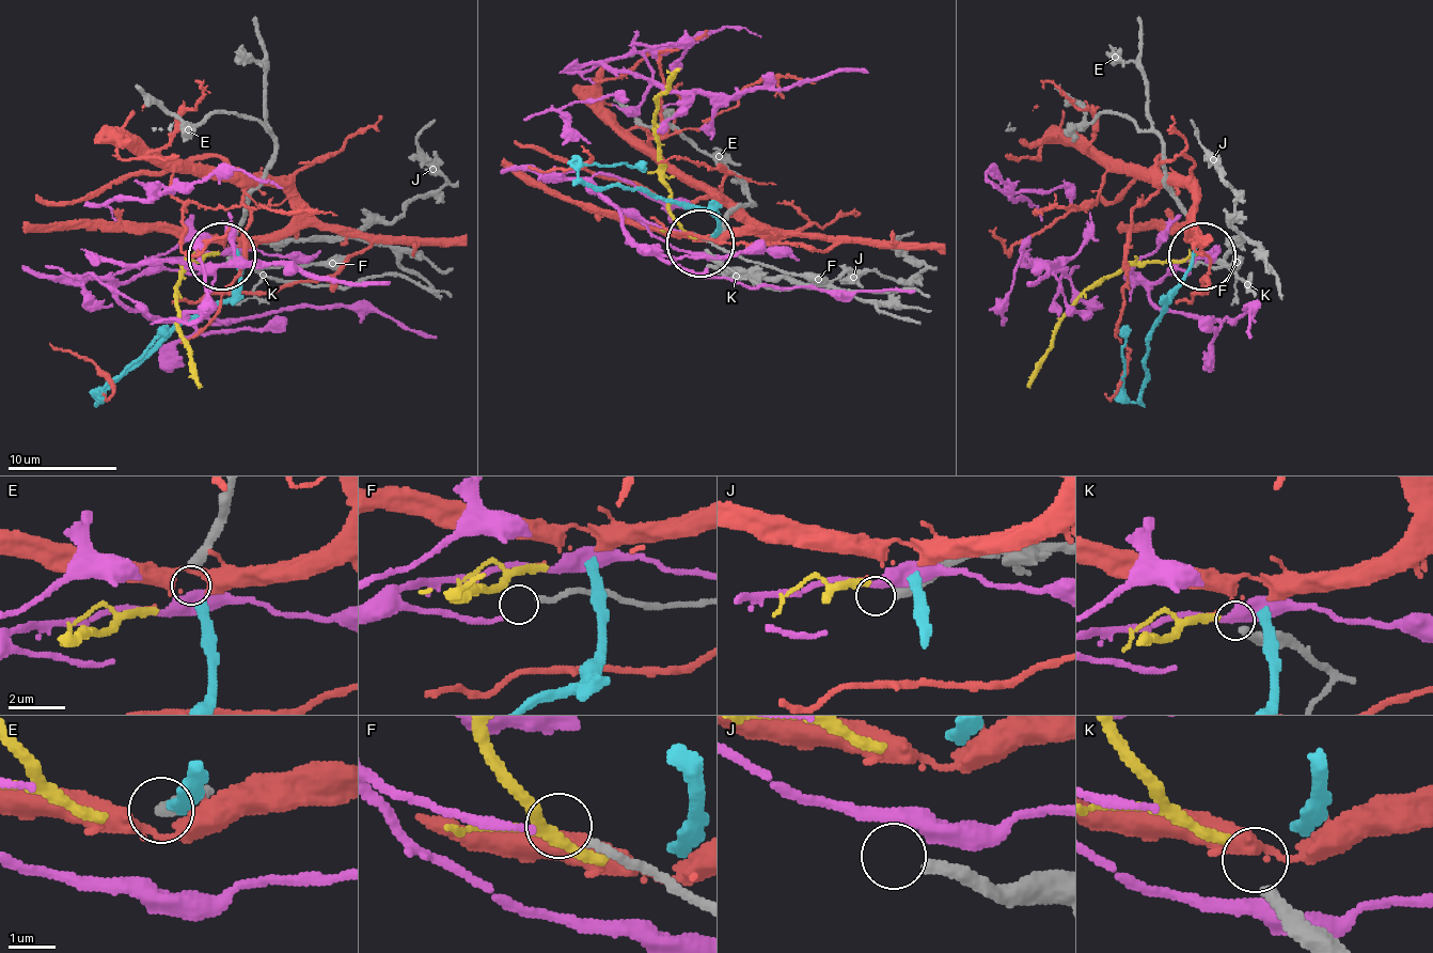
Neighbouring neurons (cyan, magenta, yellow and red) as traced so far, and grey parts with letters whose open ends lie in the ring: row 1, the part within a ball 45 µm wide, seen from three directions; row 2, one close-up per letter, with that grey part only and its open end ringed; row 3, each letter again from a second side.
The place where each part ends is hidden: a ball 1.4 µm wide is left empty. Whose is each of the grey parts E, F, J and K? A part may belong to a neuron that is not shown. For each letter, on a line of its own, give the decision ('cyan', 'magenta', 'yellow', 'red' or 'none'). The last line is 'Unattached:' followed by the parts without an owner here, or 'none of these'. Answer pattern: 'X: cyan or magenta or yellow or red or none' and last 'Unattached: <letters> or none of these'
E: cyan
F: magenta
J: none
K: yellow
Unattached: J

